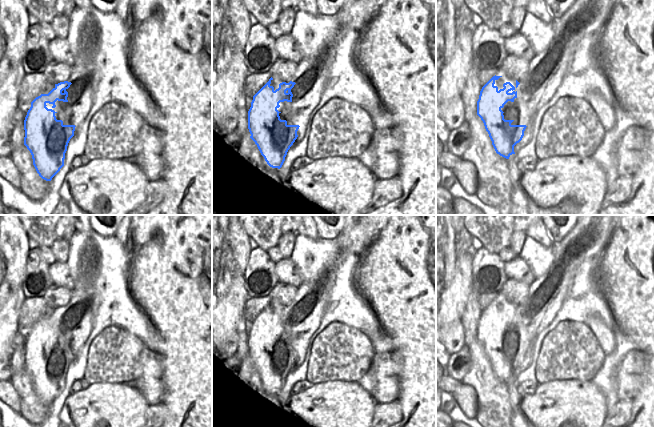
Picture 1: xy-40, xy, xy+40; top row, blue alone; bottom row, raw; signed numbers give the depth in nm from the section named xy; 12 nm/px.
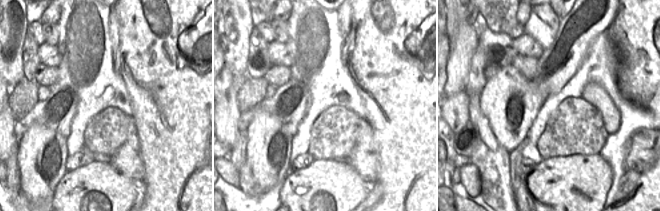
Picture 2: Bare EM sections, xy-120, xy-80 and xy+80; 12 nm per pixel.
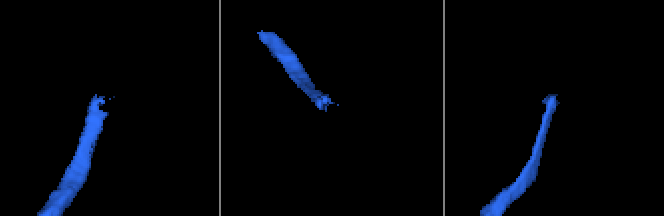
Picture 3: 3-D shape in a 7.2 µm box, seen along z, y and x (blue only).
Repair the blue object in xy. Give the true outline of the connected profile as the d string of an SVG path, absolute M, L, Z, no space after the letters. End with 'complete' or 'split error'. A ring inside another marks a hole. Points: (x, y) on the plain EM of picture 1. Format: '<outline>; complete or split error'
M272 301L253 320L248 335L250 362L272 392L280 393L288 374L299 359L299 349L288 349L281 344L277 333L280 326L292 326L291 313L295 306L275 304Z; split error

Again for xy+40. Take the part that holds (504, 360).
M498 294L497 297L482 311L477 325L477 339L484 347L485 353L489 358L492 369L497 378L509 383L515 378L514 370L519 367L526 353L526 349L512 349L514 344L505 344L501 334L507 326L515 326L517 322L517 311L520 307L509 302L505 297Z; split error

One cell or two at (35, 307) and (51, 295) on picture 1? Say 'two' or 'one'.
two

